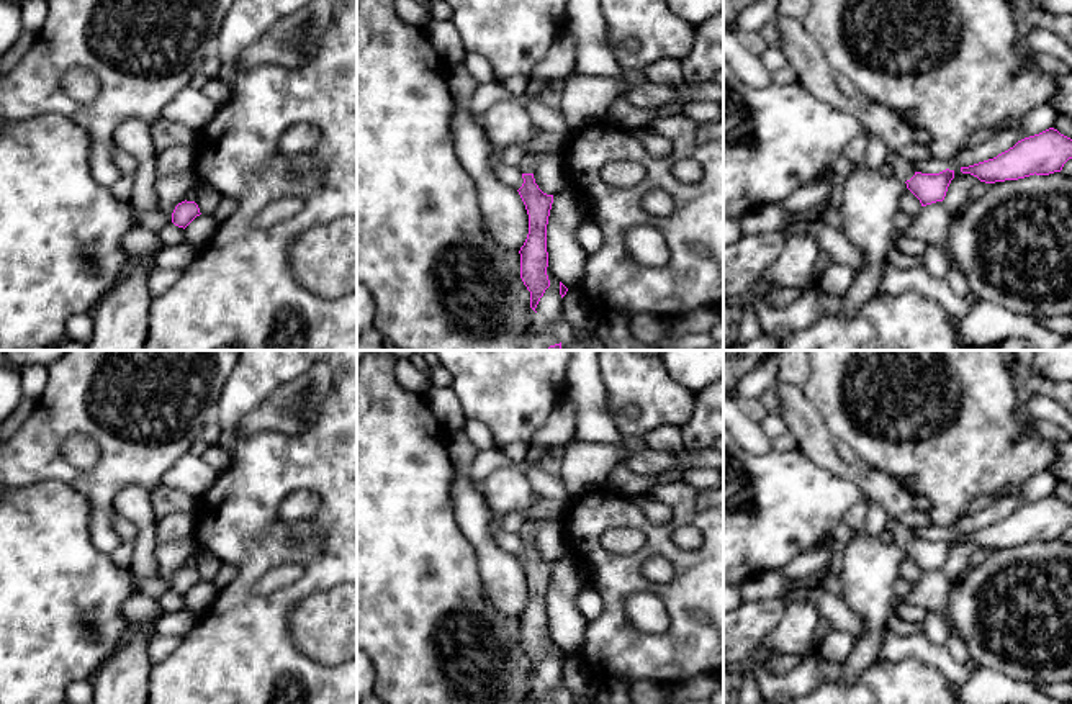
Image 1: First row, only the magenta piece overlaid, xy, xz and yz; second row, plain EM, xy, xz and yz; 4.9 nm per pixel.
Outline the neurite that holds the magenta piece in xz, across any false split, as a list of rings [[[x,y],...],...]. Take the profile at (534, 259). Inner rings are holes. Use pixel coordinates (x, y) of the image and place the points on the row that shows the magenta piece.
[[[527,156],[519,169],[522,172],[524,183],[517,190],[527,214],[529,214],[529,234],[520,247],[520,278],[530,291],[530,308],[535,311],[545,290],[550,287],[547,275],[548,252],[547,252],[547,224],[553,203],[553,195],[543,193],[534,178],[534,157]]]

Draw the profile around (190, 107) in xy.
[[[185,87],[162,110],[162,116],[200,133],[216,115],[218,106],[201,90]]]

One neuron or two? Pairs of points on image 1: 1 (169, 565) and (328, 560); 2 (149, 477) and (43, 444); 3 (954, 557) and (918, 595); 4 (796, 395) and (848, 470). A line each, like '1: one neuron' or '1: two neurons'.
1: two neurons
2: one neuron
3: two neurons
4: one neuron

